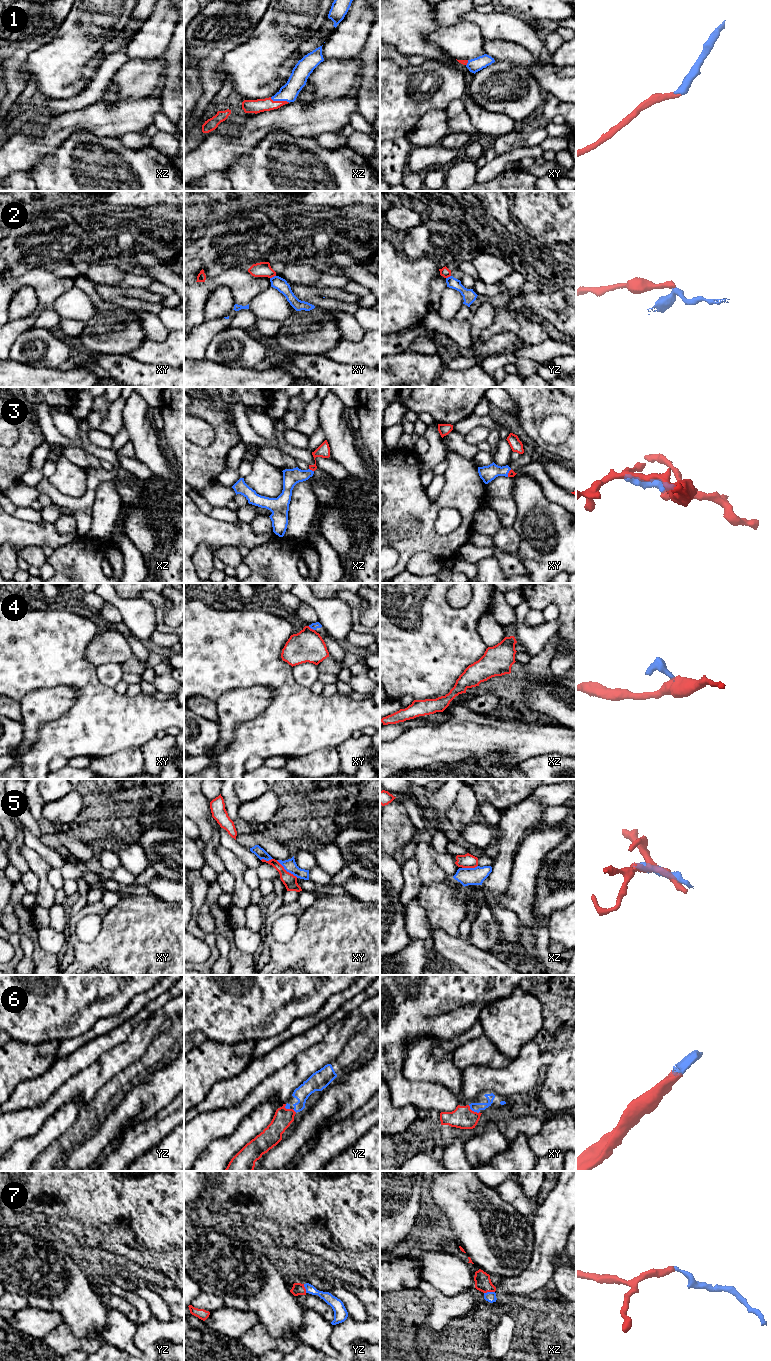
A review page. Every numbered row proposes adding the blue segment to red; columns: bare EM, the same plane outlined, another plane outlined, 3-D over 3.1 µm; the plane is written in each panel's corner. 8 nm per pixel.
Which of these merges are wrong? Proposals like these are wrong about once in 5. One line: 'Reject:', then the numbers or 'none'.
Reject: 2, 4, 5

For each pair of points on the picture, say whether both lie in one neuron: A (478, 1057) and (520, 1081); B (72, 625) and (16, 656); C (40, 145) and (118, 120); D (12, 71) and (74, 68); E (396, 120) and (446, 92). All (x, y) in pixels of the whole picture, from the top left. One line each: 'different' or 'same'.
A: different
B: same
C: same
D: different
E: same

